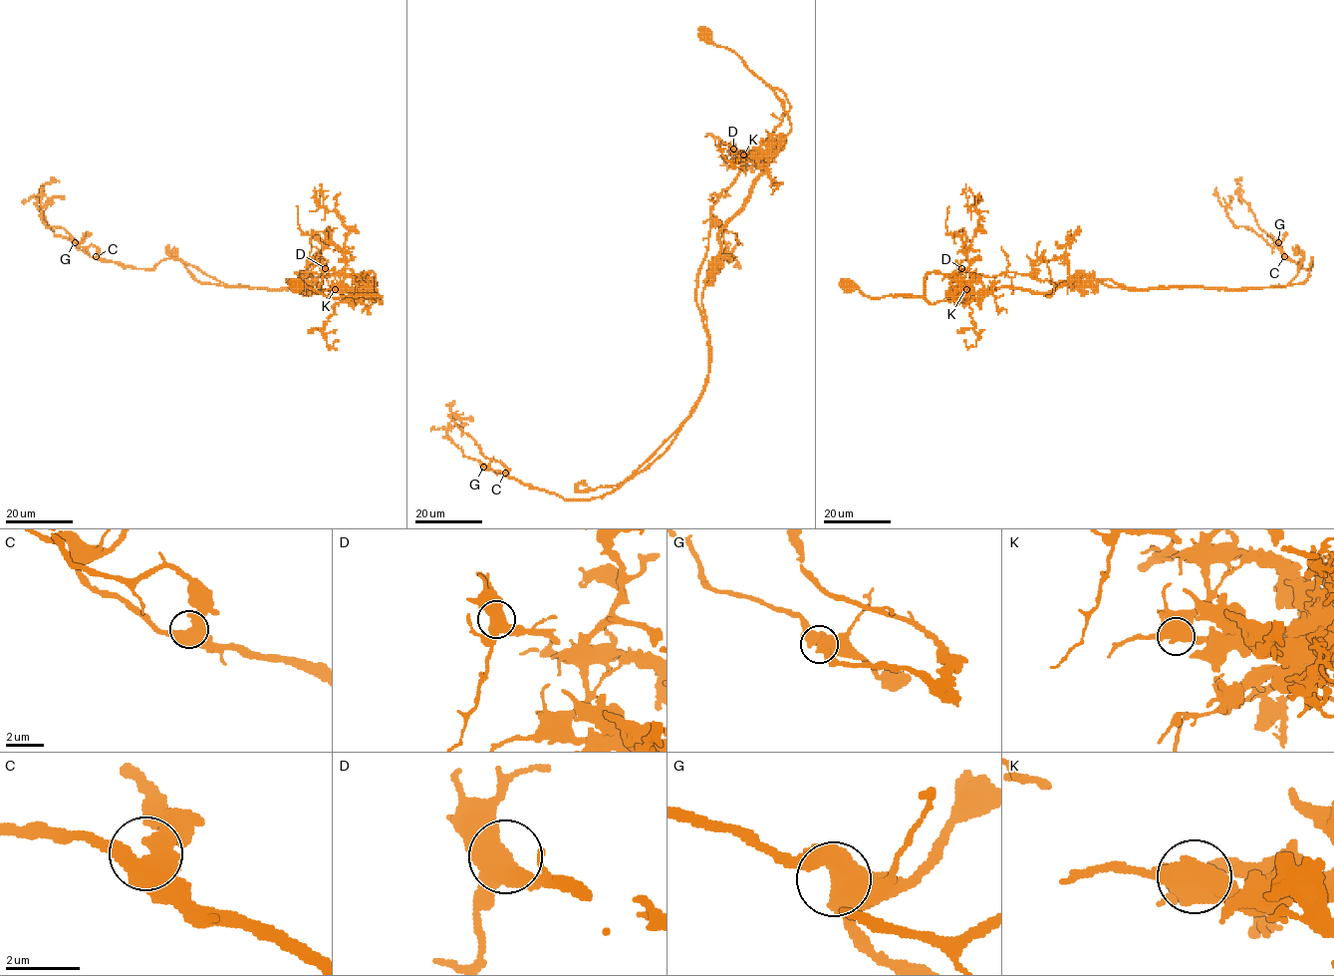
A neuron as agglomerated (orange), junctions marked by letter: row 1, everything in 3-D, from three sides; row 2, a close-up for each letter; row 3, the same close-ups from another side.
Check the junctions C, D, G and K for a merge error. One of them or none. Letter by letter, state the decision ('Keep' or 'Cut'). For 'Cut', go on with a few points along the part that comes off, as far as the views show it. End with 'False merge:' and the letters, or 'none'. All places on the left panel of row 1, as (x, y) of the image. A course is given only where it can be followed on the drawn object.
C: Keep
D: Keep
G: Keep
K: Cut. Course of the part to remove: (335, 289), (358, 292), (309, 293), (302, 280), (299, 289), (227, 286), (167, 249), (178, 254)
False merge: K

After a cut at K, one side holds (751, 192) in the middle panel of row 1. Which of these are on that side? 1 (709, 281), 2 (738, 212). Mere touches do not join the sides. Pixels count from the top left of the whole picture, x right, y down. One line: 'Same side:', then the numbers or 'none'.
Same side: 1, 2

